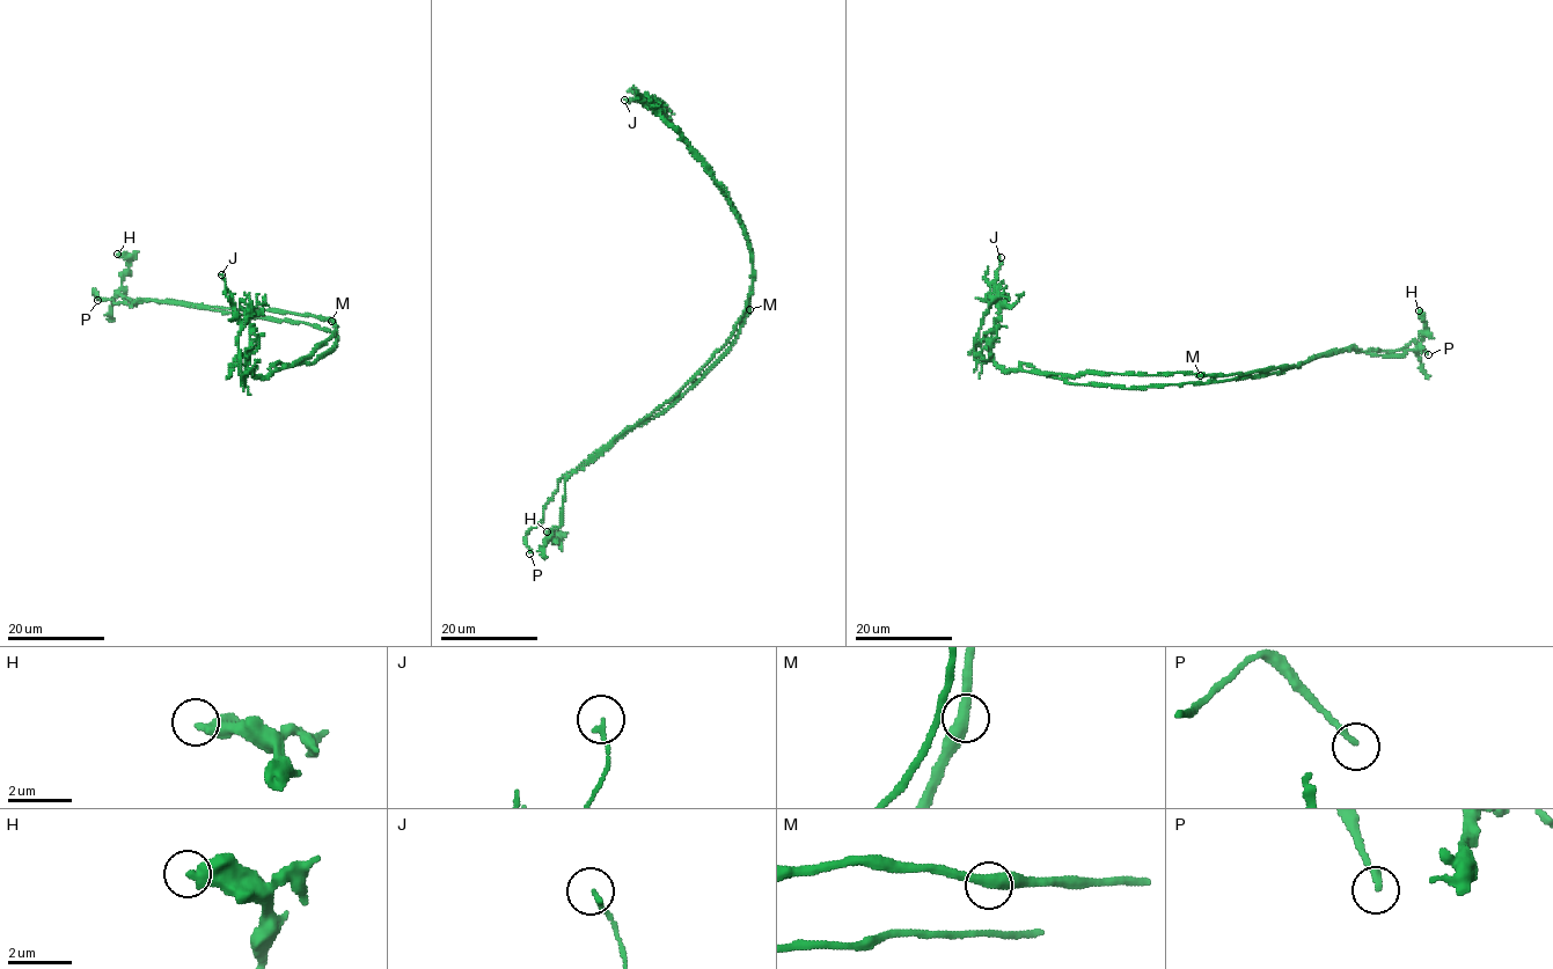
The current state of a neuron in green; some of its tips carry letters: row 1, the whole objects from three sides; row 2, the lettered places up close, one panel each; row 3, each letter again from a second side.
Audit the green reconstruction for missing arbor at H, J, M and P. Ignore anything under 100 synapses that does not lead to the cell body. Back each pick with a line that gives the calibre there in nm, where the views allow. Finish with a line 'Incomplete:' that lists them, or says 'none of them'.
P: Thickness 200 nm
Incomplete: P

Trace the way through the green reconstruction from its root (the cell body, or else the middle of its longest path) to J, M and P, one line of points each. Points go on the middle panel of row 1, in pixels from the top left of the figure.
J: (745, 309), (753, 264), (748, 239), (729, 191), (683, 136), (656, 110), (646, 93), (645, 100), (624, 100)
M: (745, 309), (734, 333), (715, 355), (673, 397), (636, 425), (663, 413), (702, 376), (735, 339), (749, 309)
P: (745, 309), (732, 337), (673, 397), (598, 456), (561, 478), (543, 521), (526, 535), (529, 553)

